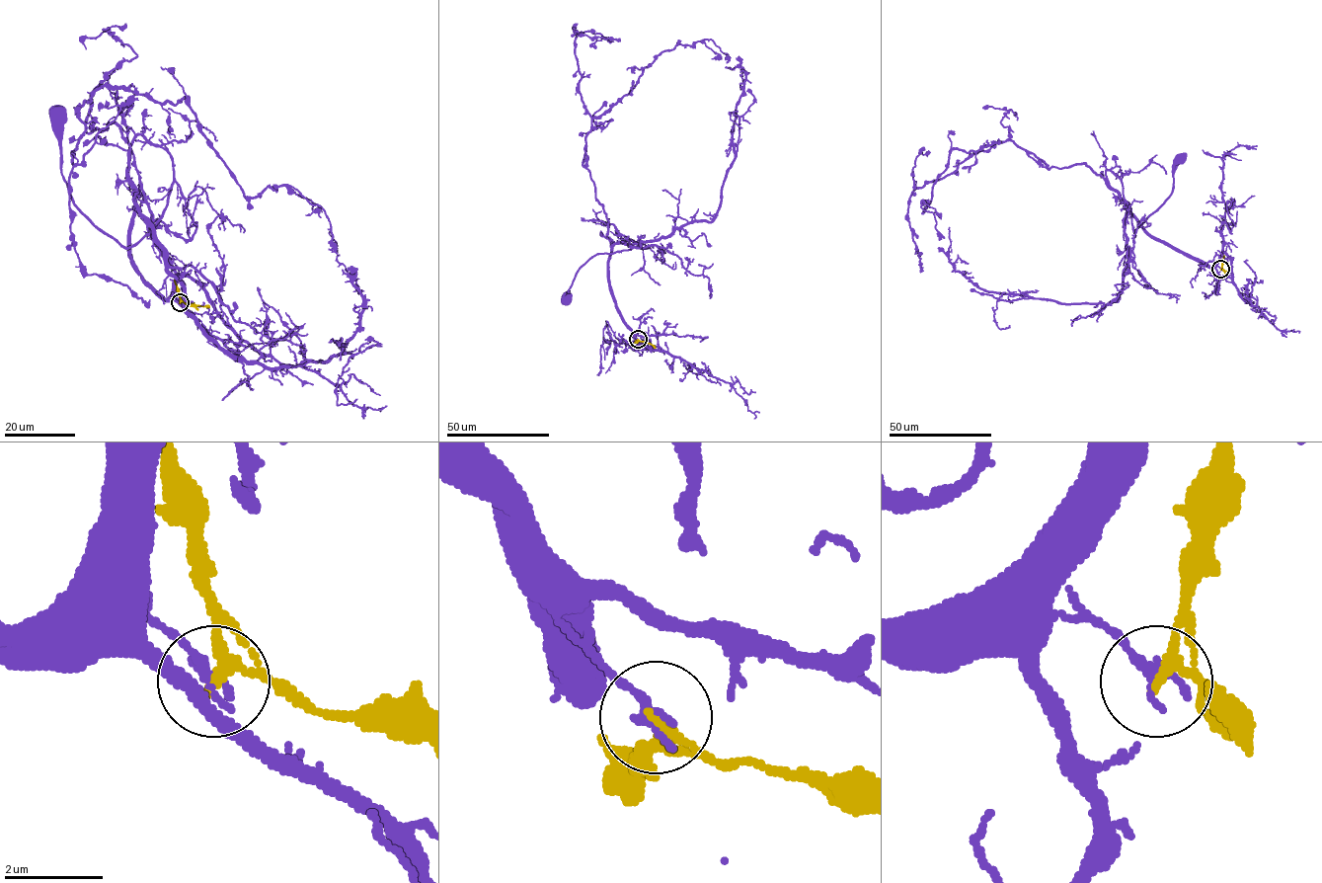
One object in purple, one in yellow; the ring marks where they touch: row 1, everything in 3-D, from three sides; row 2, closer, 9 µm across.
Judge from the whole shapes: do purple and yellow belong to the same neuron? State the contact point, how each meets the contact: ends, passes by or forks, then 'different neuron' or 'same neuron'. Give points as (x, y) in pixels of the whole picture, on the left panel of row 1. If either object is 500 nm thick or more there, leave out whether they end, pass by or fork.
place (180, 302); purple ends; yellow passes by; different neuron

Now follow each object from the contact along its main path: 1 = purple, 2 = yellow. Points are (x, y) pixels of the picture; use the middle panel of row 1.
1: (638, 339), (609, 284), (607, 237), (613, 224), (634, 241), (632, 248), (589, 258), (579, 270), (567, 299)
2: (638, 339), (656, 348)

